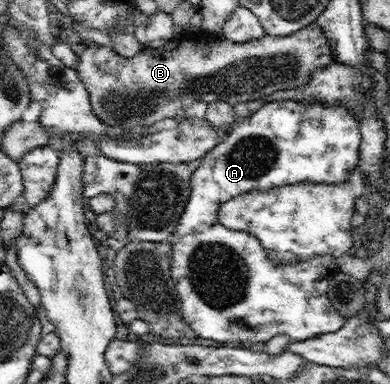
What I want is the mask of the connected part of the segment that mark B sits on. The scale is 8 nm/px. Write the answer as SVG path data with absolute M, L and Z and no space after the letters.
M314 21L288 36L262 35L248 42L234 42L226 38L214 38L208 42L195 42L191 36L175 37L161 48L142 48L133 58L125 58L108 46L84 47L76 66L78 78L84 83L96 117L109 128L120 128L132 132L133 128L152 126L158 120L184 118L189 114L192 102L228 102L236 106L239 102L252 102L266 98L276 90L296 88L308 84L310 76L318 68L330 67L336 60L322 27Z

